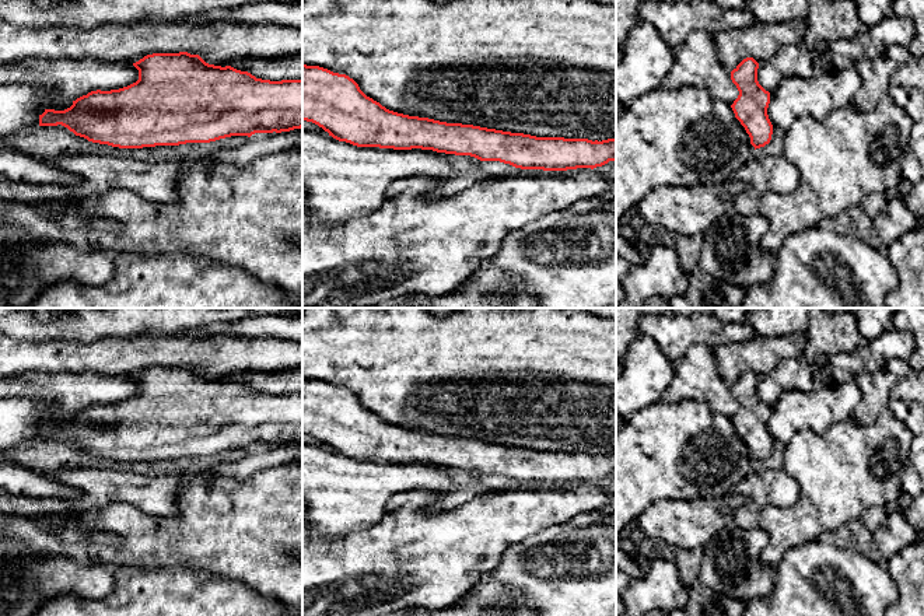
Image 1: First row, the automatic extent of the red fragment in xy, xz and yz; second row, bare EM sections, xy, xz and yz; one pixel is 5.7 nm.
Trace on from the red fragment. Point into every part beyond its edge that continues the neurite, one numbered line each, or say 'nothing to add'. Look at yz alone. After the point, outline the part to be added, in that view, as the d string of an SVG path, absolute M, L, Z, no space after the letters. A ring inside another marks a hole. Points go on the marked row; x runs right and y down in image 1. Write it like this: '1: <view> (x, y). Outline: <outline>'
nothing to add

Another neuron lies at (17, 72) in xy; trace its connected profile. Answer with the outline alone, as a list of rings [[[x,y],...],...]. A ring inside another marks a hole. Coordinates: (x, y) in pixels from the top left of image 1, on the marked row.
[[[27,57],[0,64],[0,84],[32,84],[49,90],[56,101],[76,101],[91,91],[111,91],[139,80],[139,70],[127,62],[92,57],[46,60]]]

